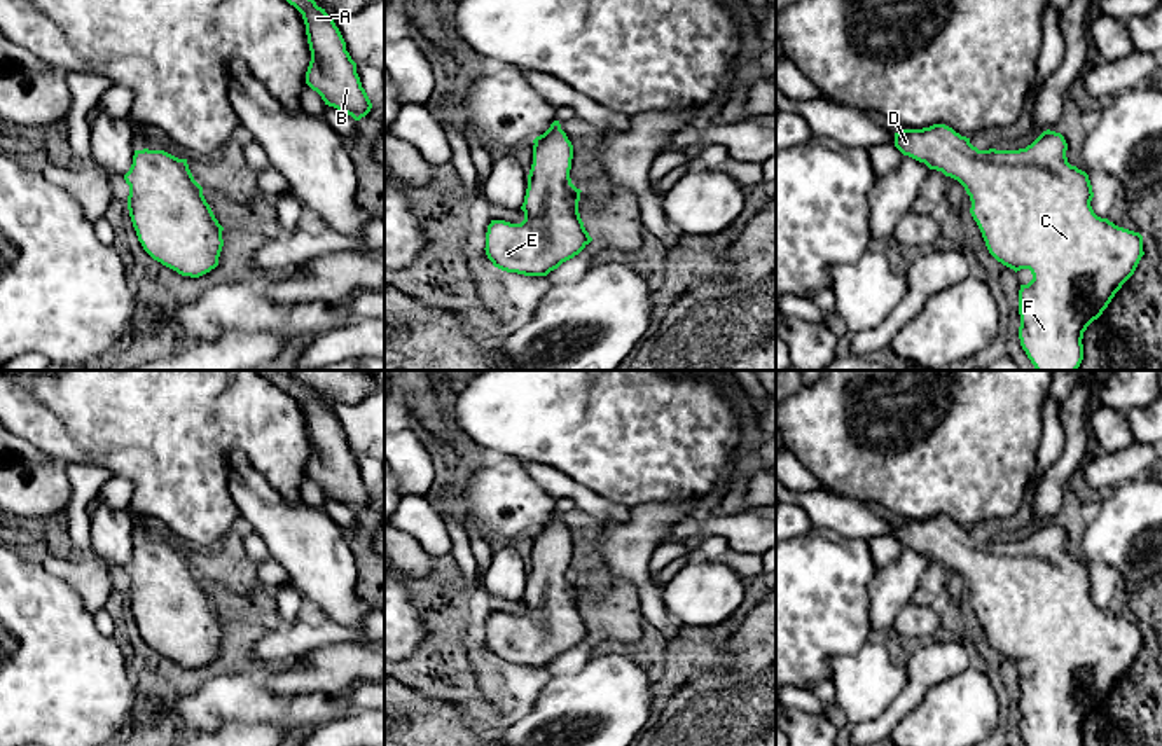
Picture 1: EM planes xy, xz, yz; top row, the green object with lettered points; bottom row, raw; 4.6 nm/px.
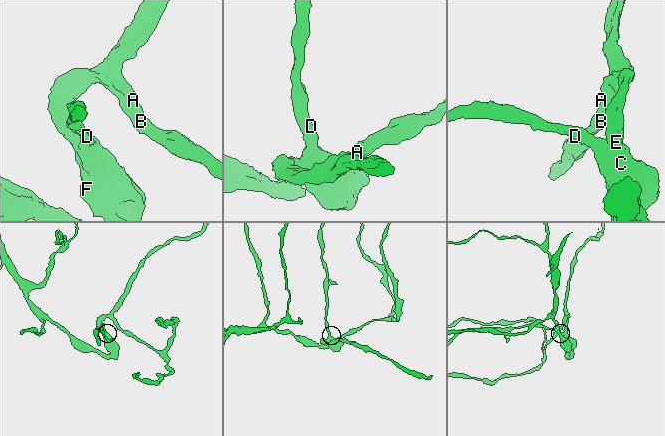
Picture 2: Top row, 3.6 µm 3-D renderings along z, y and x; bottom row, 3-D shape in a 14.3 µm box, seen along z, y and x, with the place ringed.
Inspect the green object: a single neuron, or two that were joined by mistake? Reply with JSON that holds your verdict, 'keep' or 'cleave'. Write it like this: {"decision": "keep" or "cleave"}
{"decision": "keep"}

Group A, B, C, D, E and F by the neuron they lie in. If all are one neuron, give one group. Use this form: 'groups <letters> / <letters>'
groups A B C D E F

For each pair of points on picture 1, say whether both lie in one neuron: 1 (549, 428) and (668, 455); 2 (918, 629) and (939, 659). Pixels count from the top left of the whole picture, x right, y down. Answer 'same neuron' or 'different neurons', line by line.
1: same neuron
2: different neurons

